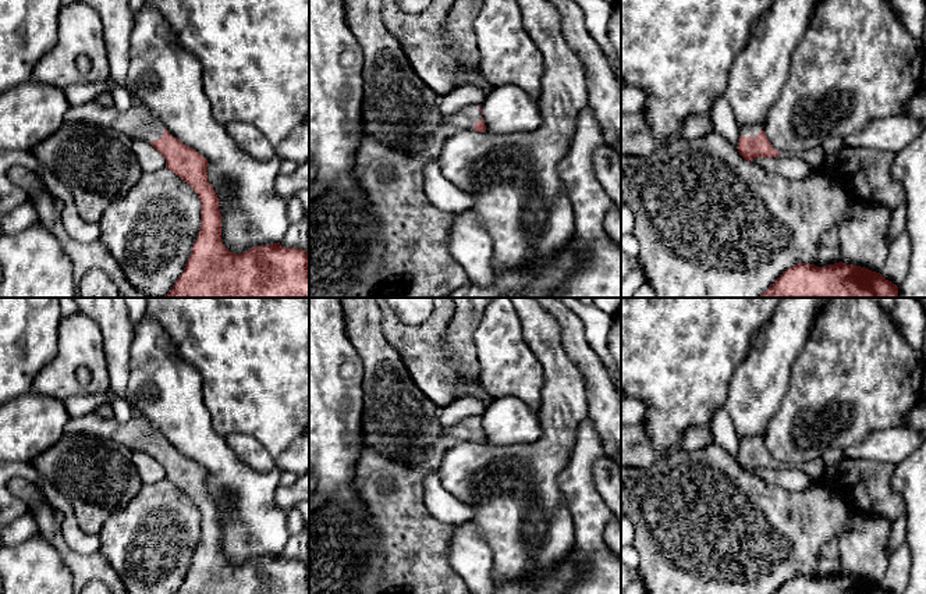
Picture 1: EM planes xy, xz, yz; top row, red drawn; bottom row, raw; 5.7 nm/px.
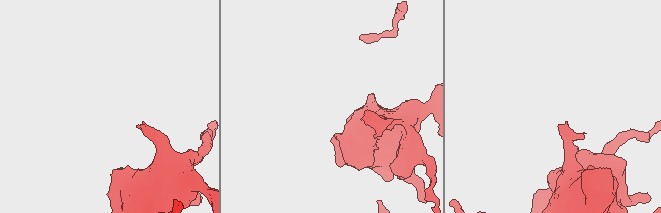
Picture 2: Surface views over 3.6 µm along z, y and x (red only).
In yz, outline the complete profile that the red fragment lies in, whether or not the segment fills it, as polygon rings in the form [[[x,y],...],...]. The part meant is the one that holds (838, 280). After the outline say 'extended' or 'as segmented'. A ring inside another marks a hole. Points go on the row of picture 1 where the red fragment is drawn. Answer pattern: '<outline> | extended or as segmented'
[[[842,262],[817,267],[798,263],[787,268],[759,298],[898,298],[898,287],[880,273]]] | as segmented

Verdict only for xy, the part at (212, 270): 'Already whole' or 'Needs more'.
Needs more

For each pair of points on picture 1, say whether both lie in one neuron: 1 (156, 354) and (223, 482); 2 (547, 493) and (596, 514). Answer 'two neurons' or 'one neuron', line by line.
1: one neuron
2: two neurons

